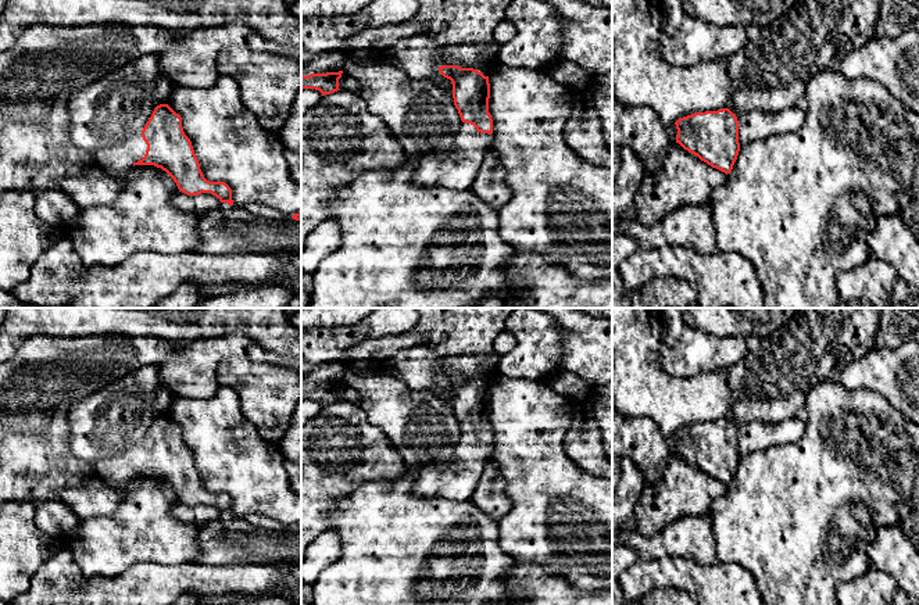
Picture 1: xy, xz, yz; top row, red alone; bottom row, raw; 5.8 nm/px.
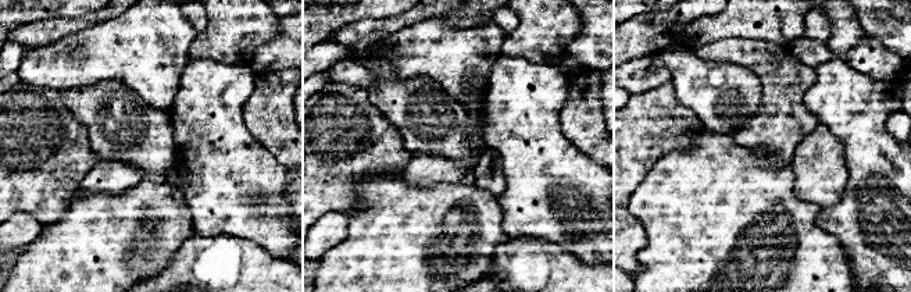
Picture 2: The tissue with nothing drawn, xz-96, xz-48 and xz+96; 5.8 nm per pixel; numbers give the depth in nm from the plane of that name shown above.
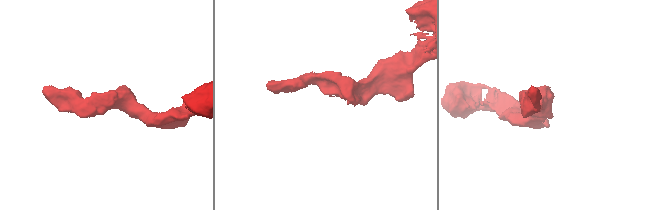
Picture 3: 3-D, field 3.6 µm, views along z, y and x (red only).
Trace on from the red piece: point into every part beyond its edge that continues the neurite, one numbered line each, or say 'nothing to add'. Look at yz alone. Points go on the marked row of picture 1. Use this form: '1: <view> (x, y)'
1: yz (755, 125)
2: yz (671, 129)

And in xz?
1: xz (456, 171)

